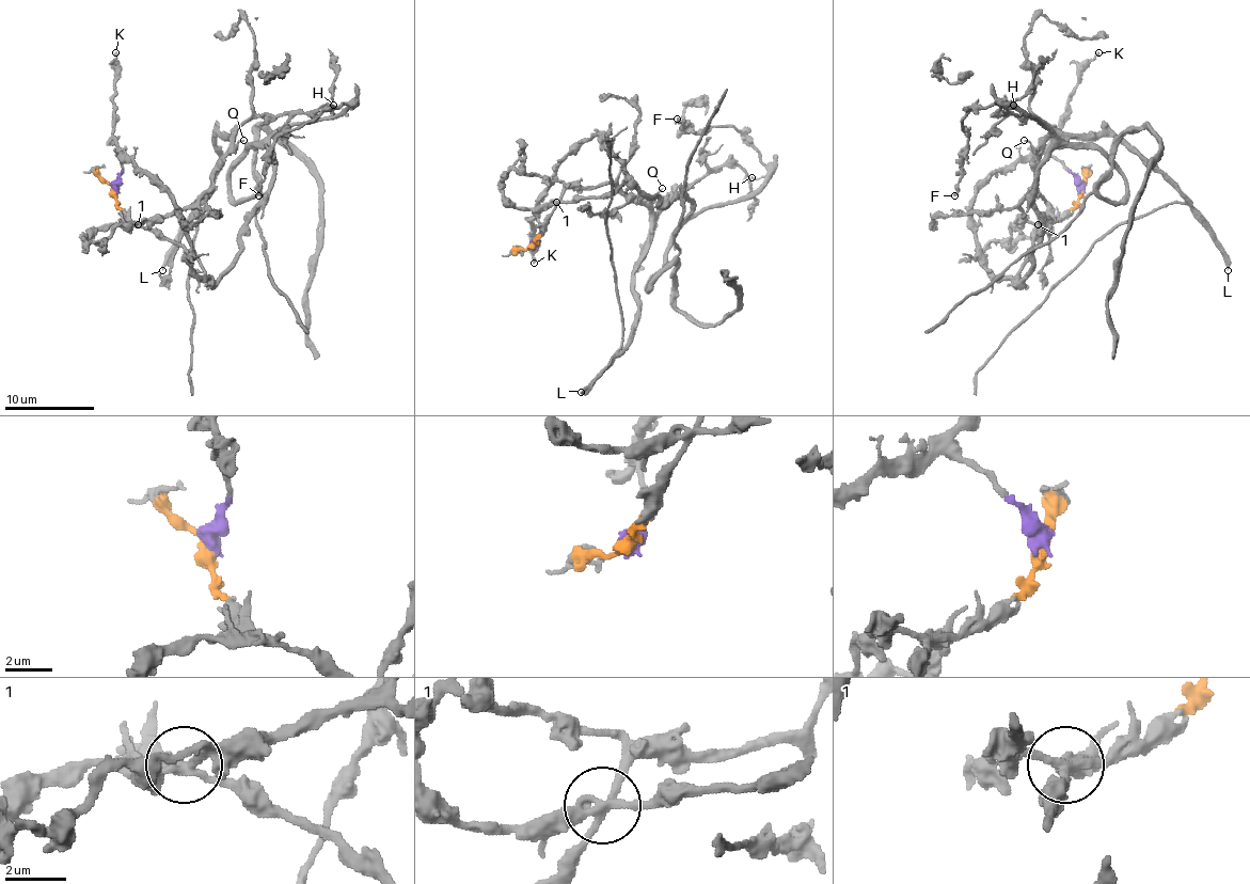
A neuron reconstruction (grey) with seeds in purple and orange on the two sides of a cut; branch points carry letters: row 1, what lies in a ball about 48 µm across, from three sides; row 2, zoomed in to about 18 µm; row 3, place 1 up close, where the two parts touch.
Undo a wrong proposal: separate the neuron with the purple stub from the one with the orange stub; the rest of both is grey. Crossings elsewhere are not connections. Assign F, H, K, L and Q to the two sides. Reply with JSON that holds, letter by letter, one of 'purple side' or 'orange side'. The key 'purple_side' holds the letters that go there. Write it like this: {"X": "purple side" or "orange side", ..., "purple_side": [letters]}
{"F": "purple side", "H": "purple side", "K": "purple side", "L": "orange side", "Q": "orange side", "purple_side": ["F", "H", "K"]}

